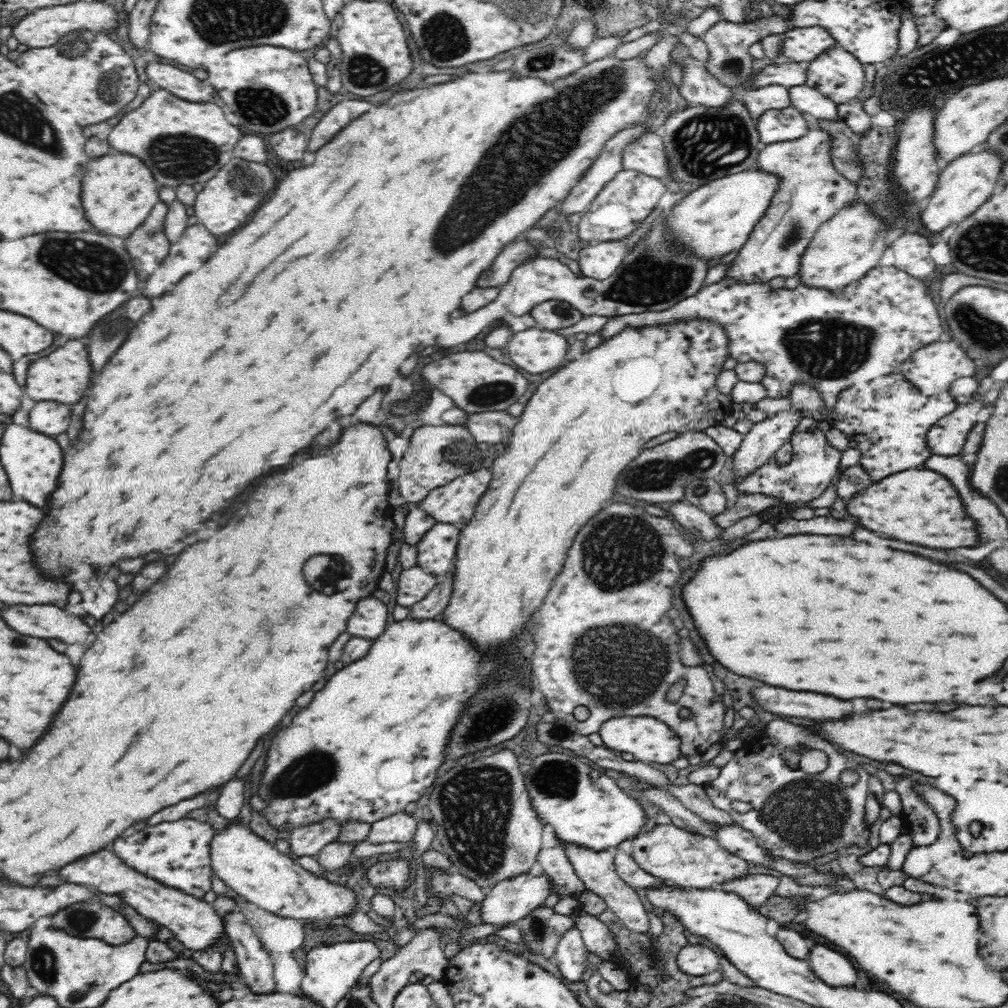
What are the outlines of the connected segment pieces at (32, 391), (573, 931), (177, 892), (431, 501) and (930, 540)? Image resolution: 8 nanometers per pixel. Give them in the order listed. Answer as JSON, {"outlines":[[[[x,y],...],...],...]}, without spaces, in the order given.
{"outlines":[[[[70,340],[66,342],[64,348],[60,346],[58,350],[30,362],[24,390],[30,400],[54,401],[72,406],[72,404],[78,404],[86,396],[92,376],[94,376],[94,368],[90,364],[88,346],[82,344],[80,340]]],[[[574,924],[560,935],[552,959],[566,980],[576,982],[582,978],[583,972],[590,965],[588,954],[580,929]]],[[[112,850],[92,852],[76,862],[62,866],[58,872],[62,882],[82,884],[102,894],[116,895],[142,917],[168,928],[177,941],[196,952],[216,942],[223,935],[223,922],[210,903],[184,891],[158,882],[158,880],[128,866],[126,861],[114,856]]],[[[490,468],[464,474],[449,482],[448,486],[432,491],[427,496],[428,500],[420,502],[417,507],[428,510],[438,522],[464,526],[474,516],[474,510],[480,498],[486,494],[490,480]]],[[[922,468],[892,474],[848,502],[850,514],[860,516],[862,524],[874,532],[878,532],[880,526],[888,536],[928,548],[976,548],[982,544],[978,524],[966,512],[960,492],[952,486],[950,479],[935,470]]]]}

